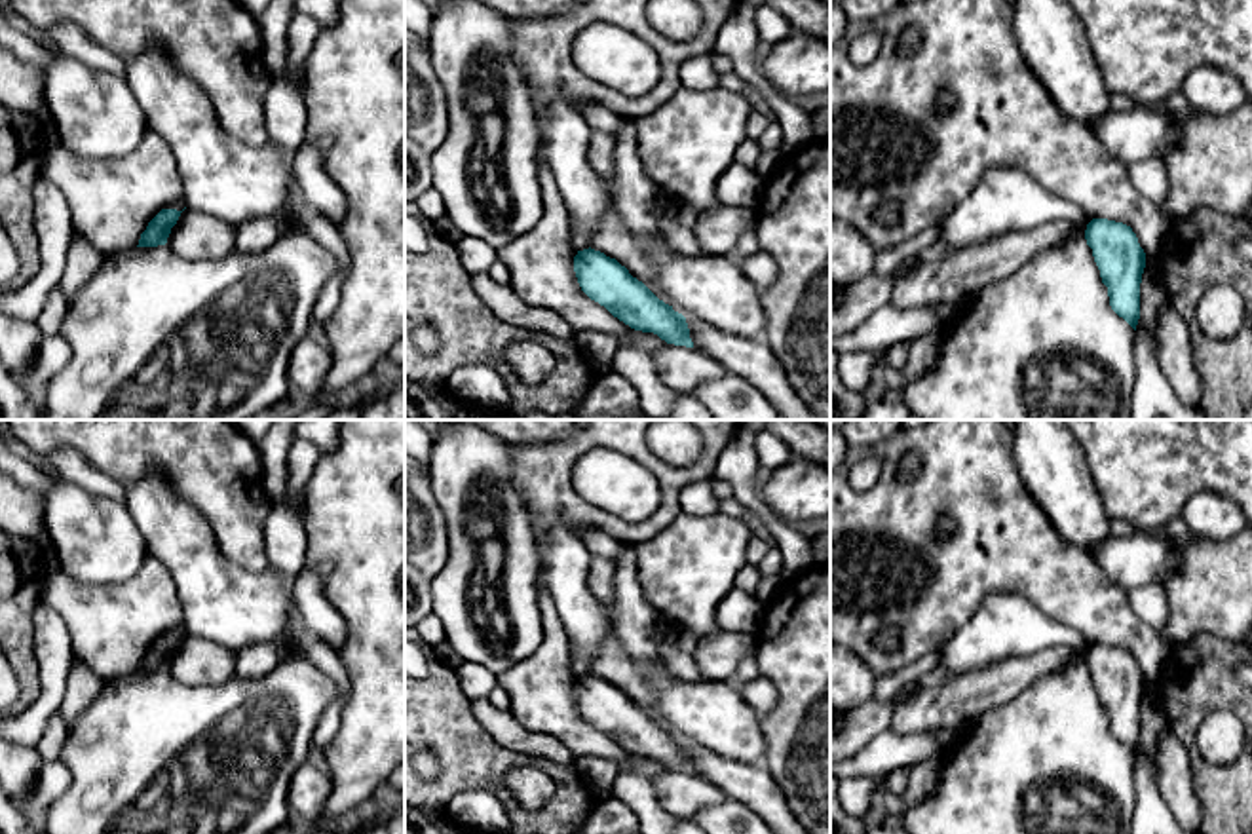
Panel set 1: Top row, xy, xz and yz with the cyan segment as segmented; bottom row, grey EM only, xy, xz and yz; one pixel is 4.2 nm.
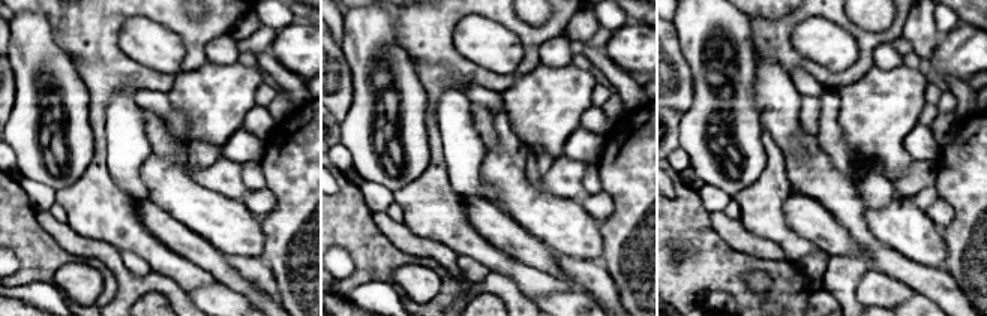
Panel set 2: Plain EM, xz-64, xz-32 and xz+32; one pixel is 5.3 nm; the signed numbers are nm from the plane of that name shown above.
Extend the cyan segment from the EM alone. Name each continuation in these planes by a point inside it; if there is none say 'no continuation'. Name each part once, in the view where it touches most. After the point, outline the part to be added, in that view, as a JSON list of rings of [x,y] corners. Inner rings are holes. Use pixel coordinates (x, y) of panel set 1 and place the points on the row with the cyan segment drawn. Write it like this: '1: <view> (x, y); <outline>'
no continuation

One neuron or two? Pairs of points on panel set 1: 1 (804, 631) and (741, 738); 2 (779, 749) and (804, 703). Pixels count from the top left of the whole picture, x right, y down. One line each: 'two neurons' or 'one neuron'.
1: two neurons
2: one neuron

